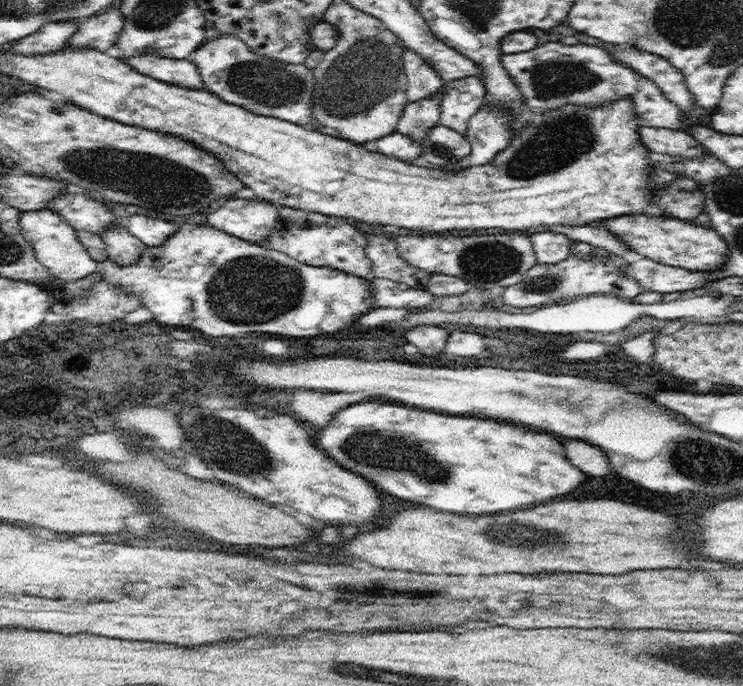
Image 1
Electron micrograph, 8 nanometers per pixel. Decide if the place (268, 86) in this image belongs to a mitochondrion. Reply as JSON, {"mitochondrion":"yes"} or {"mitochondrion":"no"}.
{"mitochondrion":"yes"}

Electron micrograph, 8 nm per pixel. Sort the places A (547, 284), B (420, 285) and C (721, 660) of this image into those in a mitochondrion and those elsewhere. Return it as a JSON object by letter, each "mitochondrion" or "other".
{"A":"mitochondrion","B":"other","C":"mitochondrion"}

